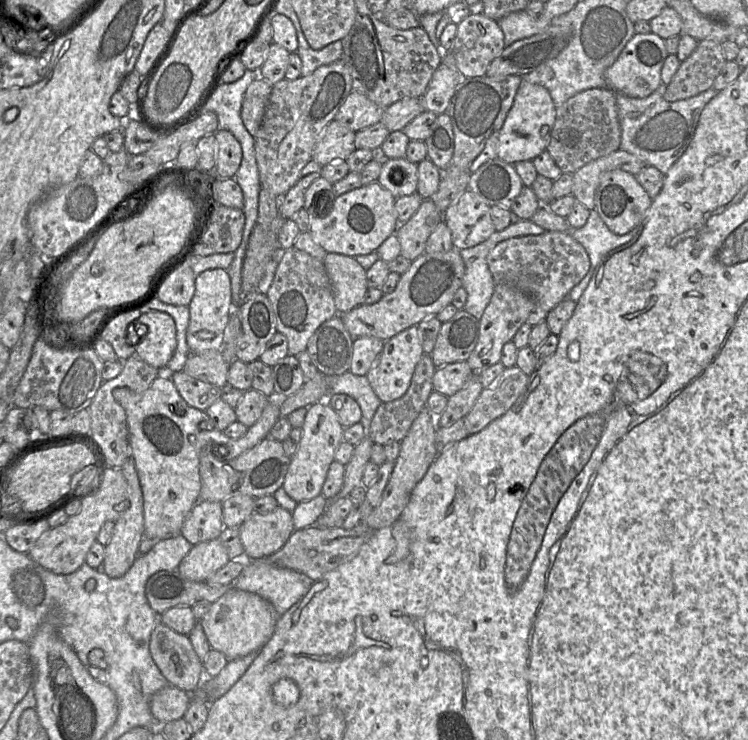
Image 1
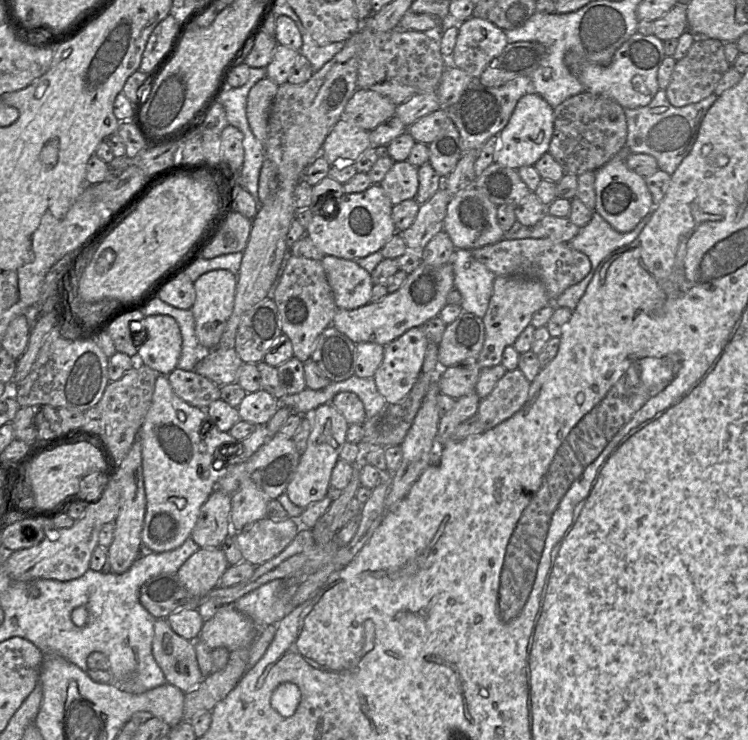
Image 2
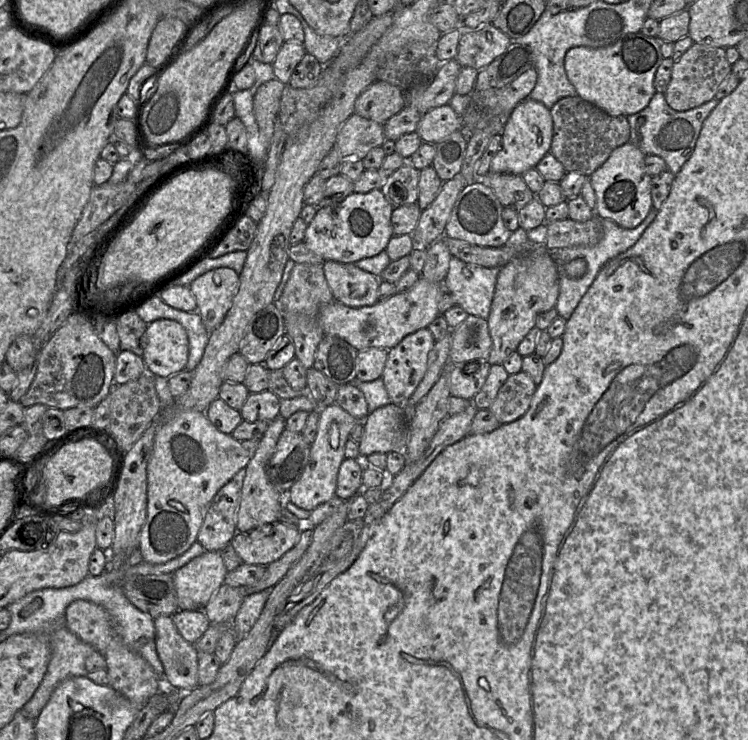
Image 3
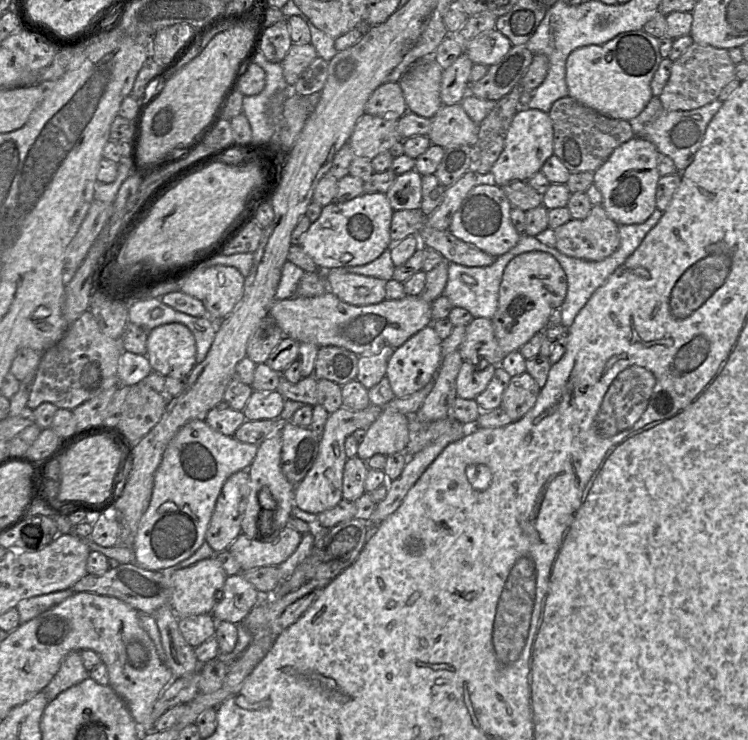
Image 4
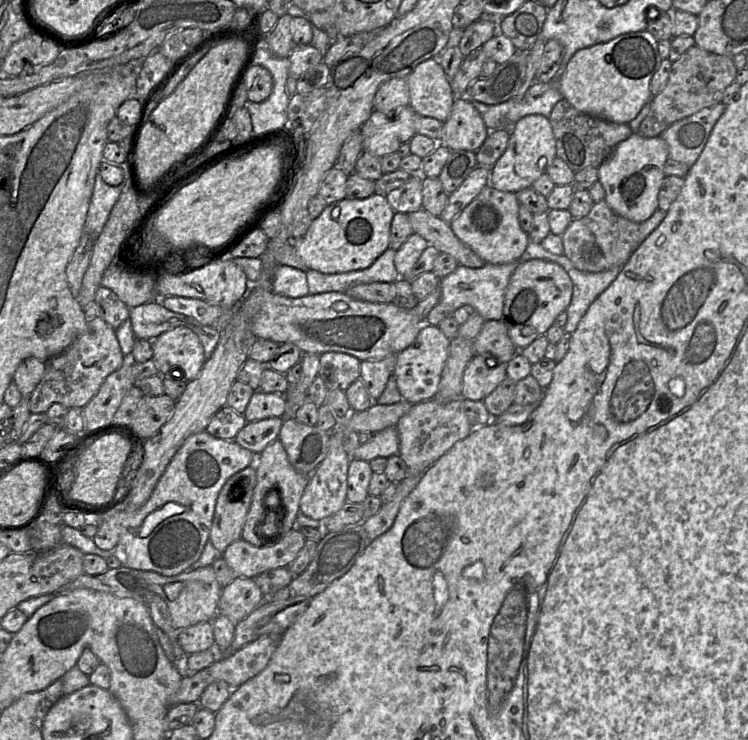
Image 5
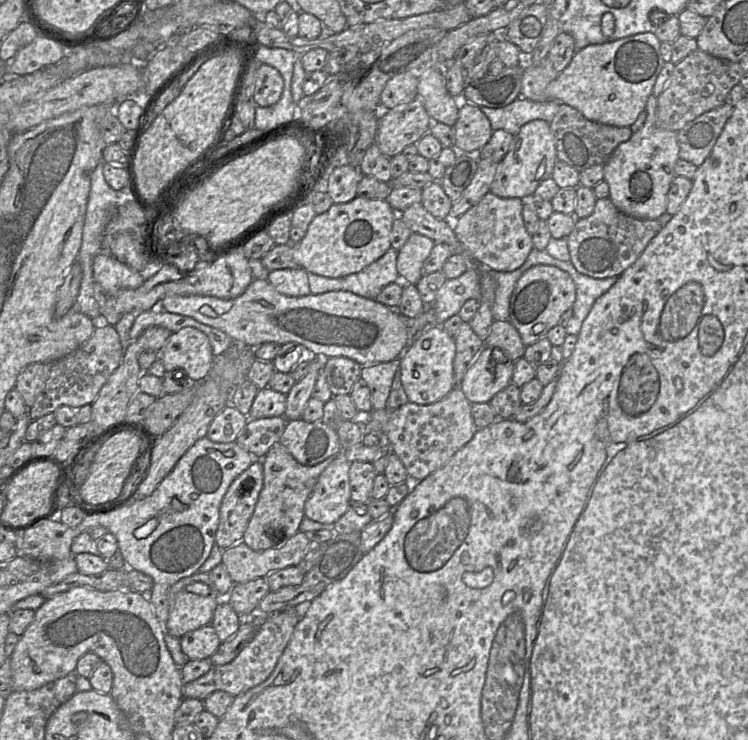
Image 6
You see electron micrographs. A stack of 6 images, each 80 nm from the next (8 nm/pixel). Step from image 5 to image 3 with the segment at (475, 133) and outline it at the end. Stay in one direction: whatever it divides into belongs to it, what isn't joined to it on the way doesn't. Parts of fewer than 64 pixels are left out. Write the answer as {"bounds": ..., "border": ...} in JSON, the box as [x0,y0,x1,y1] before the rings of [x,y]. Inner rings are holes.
{"bounds":[415,104,464,144],"border":[[[446,104],[422,114],[415,132],[423,142],[436,144],[457,130],[464,130],[464,117]]]}

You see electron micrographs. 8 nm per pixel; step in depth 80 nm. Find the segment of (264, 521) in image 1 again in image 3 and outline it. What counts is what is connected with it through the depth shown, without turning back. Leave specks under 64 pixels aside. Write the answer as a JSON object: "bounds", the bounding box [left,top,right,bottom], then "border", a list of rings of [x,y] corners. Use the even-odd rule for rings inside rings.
{"bounds":[231,522,300,566],"border":[[[280,522],[264,524],[248,532],[237,532],[231,545],[243,563],[267,566],[280,559],[300,540],[300,531]]]}

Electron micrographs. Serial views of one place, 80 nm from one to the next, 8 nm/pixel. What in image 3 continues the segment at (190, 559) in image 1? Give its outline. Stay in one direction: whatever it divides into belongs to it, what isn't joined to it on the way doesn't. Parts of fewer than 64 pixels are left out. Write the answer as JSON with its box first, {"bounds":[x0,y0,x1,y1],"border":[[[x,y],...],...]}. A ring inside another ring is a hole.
{"bounds":[173,551,228,610],"border":[[[205,551],[173,576],[179,610],[201,610],[224,583],[228,571],[217,551]]]}

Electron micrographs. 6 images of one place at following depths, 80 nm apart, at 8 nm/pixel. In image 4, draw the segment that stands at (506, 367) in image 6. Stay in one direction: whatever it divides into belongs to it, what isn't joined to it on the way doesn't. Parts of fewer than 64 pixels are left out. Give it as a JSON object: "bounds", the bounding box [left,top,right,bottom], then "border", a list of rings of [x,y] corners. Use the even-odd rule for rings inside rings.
{"bounds":[456,361,500,399],"border":[[[471,361],[463,362],[456,378],[457,396],[464,399],[475,399],[486,389],[498,366],[500,365],[492,365],[487,361],[481,362],[481,364],[476,364],[475,362]]]}

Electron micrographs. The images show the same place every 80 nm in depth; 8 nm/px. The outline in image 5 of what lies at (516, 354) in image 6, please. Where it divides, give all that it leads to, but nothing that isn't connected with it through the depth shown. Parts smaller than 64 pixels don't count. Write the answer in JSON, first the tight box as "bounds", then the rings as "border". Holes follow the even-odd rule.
{"bounds":[473,320,519,363],"border":[[[501,320],[484,322],[480,333],[473,339],[473,350],[475,355],[490,354],[502,363],[508,363],[519,352]]]}

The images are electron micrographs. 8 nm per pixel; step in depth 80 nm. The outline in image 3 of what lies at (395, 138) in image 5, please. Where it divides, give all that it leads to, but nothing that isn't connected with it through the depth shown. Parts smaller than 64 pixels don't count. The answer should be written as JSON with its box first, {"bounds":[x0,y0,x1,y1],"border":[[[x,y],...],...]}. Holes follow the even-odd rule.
{"bounds":[333,113,386,160],"border":[[[354,113],[340,129],[333,150],[343,159],[362,160],[372,148],[381,147],[386,140],[383,124]]]}

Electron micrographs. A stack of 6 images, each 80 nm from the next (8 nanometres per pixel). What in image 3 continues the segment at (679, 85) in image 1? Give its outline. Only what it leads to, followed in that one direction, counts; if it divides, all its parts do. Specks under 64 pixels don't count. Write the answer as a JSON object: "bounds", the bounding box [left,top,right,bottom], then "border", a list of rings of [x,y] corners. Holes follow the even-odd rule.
{"bounds":[664,42,732,111],"border":[[[694,42],[674,62],[670,82],[664,92],[666,102],[676,111],[698,107],[715,97],[720,84],[730,73],[732,65],[727,60],[725,48]]]}

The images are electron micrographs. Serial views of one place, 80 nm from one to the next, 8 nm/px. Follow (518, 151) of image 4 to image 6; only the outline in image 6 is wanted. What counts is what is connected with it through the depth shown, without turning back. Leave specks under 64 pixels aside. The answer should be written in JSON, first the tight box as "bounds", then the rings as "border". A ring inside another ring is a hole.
{"bounds":[490,119,557,198],"border":[[[542,119],[527,122],[515,135],[510,150],[498,163],[490,192],[502,198],[532,196],[541,182],[551,178],[557,160],[555,138],[550,124]]]}

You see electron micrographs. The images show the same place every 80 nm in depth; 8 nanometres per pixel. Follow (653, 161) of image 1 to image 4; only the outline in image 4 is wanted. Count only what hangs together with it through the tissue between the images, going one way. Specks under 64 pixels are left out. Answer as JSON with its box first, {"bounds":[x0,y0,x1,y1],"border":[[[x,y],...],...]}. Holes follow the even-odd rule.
{"bounds":[629,96,722,173],"border":[[[652,96],[641,113],[629,120],[635,137],[639,137],[652,142],[658,151],[670,157],[678,173],[683,172],[693,161],[694,156],[703,140],[706,128],[722,106],[719,99],[711,103],[690,111],[668,111],[666,110],[659,96]]]}

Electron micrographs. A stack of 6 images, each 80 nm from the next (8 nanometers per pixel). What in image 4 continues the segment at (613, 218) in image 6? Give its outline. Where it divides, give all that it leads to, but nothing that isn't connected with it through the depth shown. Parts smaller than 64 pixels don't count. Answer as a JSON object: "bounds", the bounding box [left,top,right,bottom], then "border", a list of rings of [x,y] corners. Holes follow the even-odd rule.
{"bounds":[554,205,620,261],"border":[[[592,205],[589,215],[584,219],[573,219],[554,229],[555,248],[570,257],[587,261],[601,261],[612,255],[620,245],[619,225],[605,212],[603,206]]]}

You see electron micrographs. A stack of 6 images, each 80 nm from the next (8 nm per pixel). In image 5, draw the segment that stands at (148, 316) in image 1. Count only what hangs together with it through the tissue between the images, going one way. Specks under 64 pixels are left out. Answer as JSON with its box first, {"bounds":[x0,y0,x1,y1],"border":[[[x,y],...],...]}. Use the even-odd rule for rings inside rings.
{"bounds":[151,326,206,382],"border":[[[185,326],[160,334],[152,341],[151,346],[152,361],[158,375],[166,376],[172,371],[172,380],[185,379],[189,382],[196,379],[206,361],[199,337]]]}

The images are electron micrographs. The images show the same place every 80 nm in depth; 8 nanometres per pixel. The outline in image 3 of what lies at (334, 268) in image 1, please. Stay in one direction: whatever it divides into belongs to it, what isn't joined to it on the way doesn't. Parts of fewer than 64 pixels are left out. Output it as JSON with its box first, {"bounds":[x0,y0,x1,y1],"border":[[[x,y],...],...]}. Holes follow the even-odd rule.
{"bounds":[323,260,380,308],"border":[[[333,260],[323,262],[323,272],[335,301],[353,308],[371,306],[379,301],[380,276],[353,263]]]}

